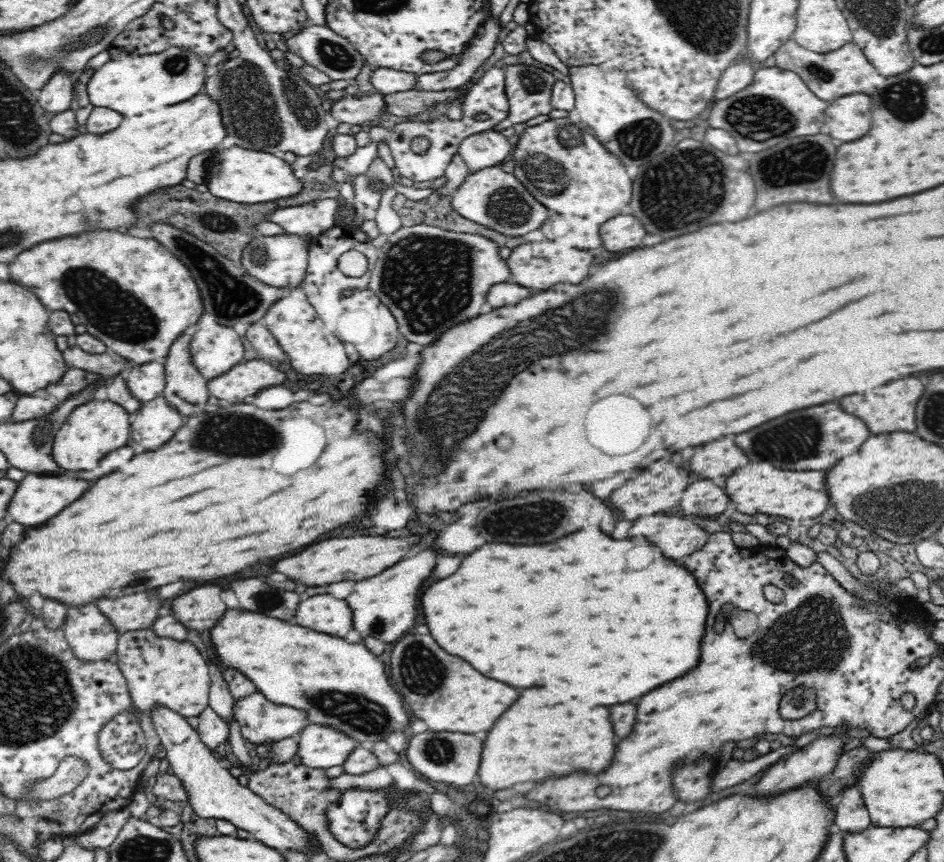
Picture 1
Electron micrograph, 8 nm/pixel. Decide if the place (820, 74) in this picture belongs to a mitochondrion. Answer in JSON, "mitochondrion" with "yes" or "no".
{"mitochondrion":"yes"}

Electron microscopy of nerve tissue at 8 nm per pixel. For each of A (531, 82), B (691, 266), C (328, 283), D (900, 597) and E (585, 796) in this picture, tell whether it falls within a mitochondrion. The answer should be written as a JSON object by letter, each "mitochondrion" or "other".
{"A":"mitochondrion","B":"other","C":"other","D":"other","E":"other"}

